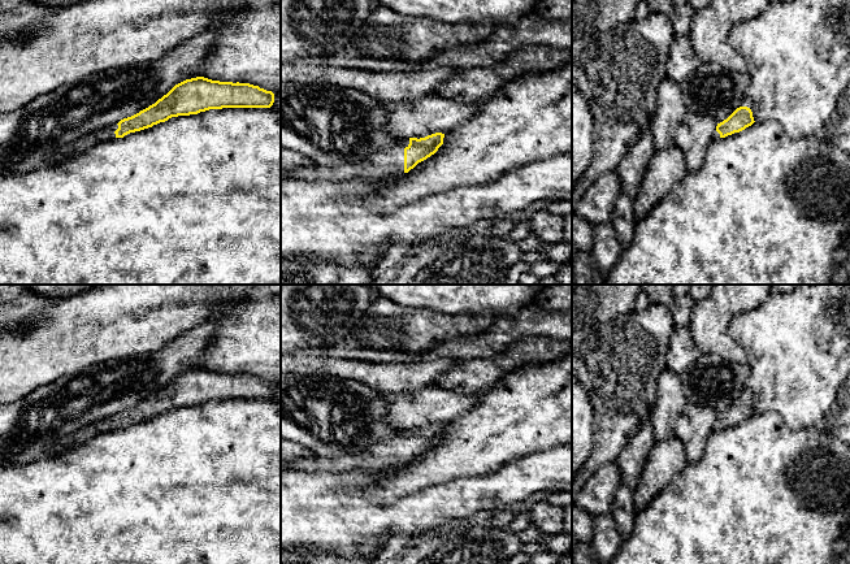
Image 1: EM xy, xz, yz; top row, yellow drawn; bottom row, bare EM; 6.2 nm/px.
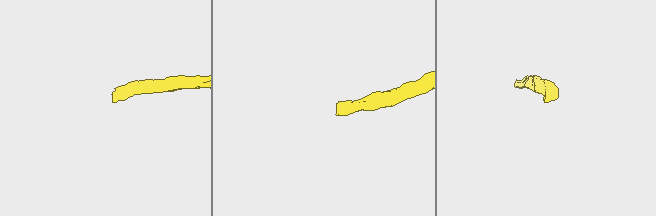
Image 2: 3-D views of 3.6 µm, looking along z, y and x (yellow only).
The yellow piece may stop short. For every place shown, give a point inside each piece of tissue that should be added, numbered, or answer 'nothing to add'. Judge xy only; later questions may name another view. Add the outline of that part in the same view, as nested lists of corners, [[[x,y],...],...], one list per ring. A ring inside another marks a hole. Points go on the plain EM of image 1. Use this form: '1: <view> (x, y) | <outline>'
1: xy (107, 424) | [[[109,416],[101,420],[97,420],[90,425],[86,425],[77,431],[71,433],[70,435],[60,439],[58,442],[53,443],[45,452],[45,456],[55,456],[68,451],[69,448],[78,446],[87,441],[88,438],[110,431],[116,429],[114,422],[118,420],[118,416]]]

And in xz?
1: xz (389, 454) | [[[402,429],[396,435],[373,444],[359,454],[339,459],[296,457],[291,463],[281,465],[281,470],[291,472],[356,472],[356,470],[385,470],[404,465],[404,439],[409,430]]]

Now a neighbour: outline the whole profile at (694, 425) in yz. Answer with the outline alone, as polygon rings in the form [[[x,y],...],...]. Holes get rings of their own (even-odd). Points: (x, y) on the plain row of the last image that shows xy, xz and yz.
[[[686,403],[676,420],[673,434],[682,441],[689,463],[702,457],[707,438],[715,430],[716,417],[717,412],[712,408]]]

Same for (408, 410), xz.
[[[435,386],[419,391],[382,394],[390,405],[390,424],[399,430],[420,430],[435,424],[446,425],[470,411],[477,402],[474,395],[457,395]]]

